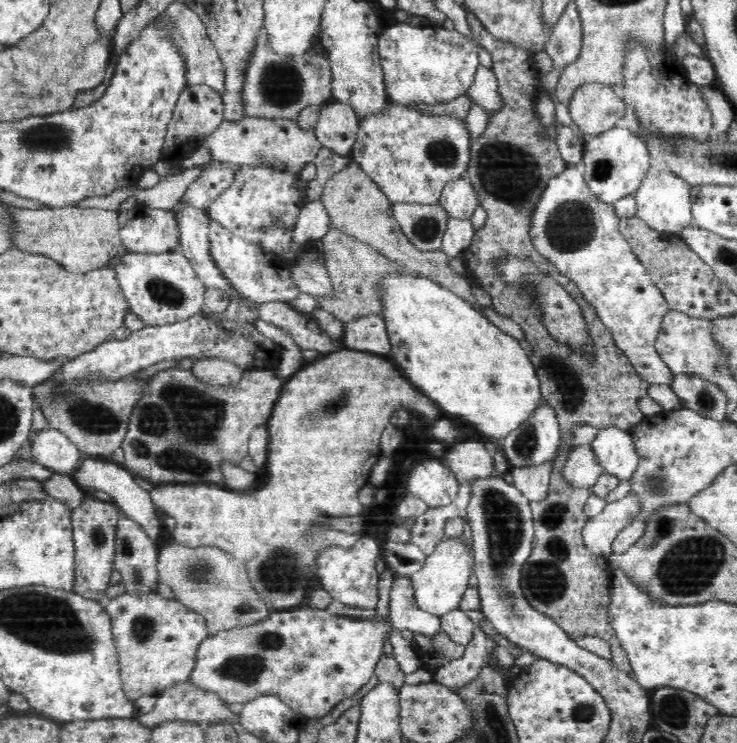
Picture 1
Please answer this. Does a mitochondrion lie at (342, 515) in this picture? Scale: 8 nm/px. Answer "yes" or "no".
no

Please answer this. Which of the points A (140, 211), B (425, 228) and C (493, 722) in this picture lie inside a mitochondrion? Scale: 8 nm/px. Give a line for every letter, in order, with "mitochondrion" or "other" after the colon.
A: other
B: mitochondrion
C: mitochondrion

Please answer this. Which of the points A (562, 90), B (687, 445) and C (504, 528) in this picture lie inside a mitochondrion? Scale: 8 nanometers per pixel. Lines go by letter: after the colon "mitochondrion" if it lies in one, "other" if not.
A: other
B: other
C: mitochondrion

